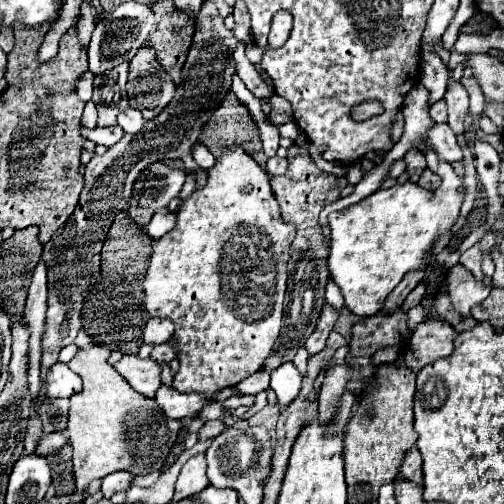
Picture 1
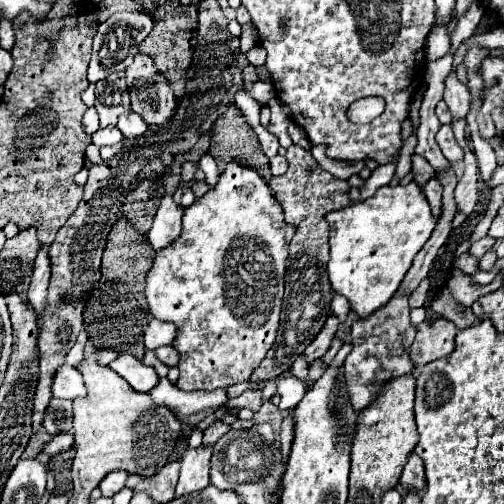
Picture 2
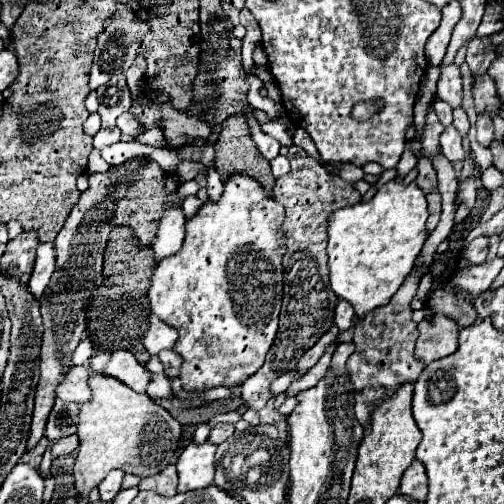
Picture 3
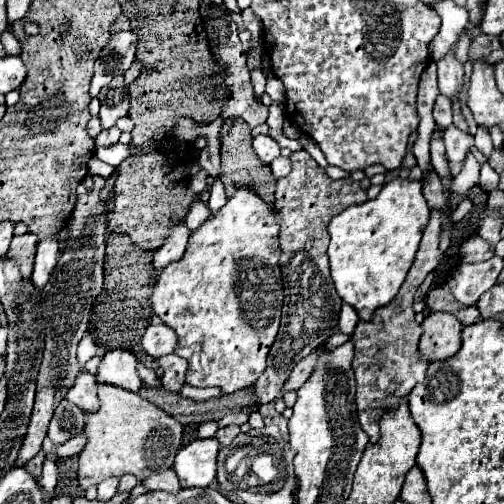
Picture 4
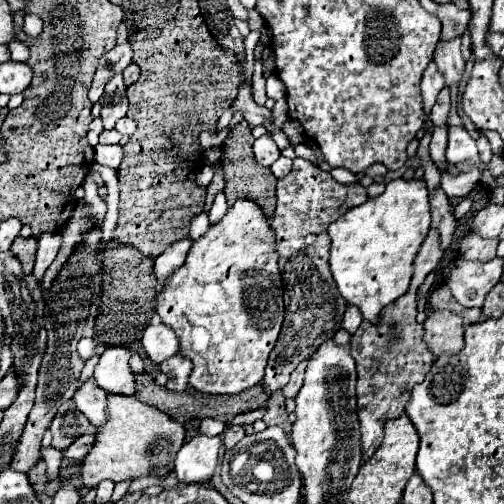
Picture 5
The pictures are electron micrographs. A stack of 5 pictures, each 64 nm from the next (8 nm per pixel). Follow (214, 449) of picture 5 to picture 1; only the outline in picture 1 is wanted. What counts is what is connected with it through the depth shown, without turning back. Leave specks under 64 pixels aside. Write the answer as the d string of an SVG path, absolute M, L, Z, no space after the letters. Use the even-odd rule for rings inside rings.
M204 454L192 456L192 458L182 466L182 470L180 470L180 476L178 476L178 480L176 480L176 492L174 492L172 502L190 498L190 496L202 492L208 484L210 484L210 482L208 482L208 478L206 478L206 460L204 460Z

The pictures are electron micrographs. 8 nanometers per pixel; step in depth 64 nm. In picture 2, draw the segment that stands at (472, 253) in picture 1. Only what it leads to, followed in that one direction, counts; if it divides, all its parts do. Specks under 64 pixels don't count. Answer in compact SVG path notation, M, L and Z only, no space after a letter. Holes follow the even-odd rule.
M468 253L458 257L458 261L455 261L454 267L462 270L466 274L473 275L479 269L479 261Z

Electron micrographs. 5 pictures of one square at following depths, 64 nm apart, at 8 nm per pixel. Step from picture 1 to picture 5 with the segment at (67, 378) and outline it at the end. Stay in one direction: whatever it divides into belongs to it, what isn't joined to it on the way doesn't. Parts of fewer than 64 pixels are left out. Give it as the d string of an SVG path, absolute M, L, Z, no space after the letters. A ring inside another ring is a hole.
M88 378L72 396L76 408L94 424L100 426L106 416L106 392L96 386L94 378Z

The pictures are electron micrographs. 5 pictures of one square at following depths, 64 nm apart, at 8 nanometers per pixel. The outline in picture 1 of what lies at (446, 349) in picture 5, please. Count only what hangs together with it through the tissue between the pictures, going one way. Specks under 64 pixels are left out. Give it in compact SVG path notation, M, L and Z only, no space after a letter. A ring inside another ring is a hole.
M426 320L418 324L414 330L414 344L412 338L408 340L404 356L406 366L412 372L420 372L424 366L450 356L454 352L454 336L454 328L444 320Z

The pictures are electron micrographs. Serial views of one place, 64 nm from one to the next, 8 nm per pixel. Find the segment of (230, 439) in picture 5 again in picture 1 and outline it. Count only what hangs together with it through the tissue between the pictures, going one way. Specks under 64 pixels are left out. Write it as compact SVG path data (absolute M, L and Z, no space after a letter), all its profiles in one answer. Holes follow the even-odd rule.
M212 420L212 422L206 422L200 432L198 432L198 440L208 440L208 438L214 438L222 432L224 428L224 422L222 420Z

